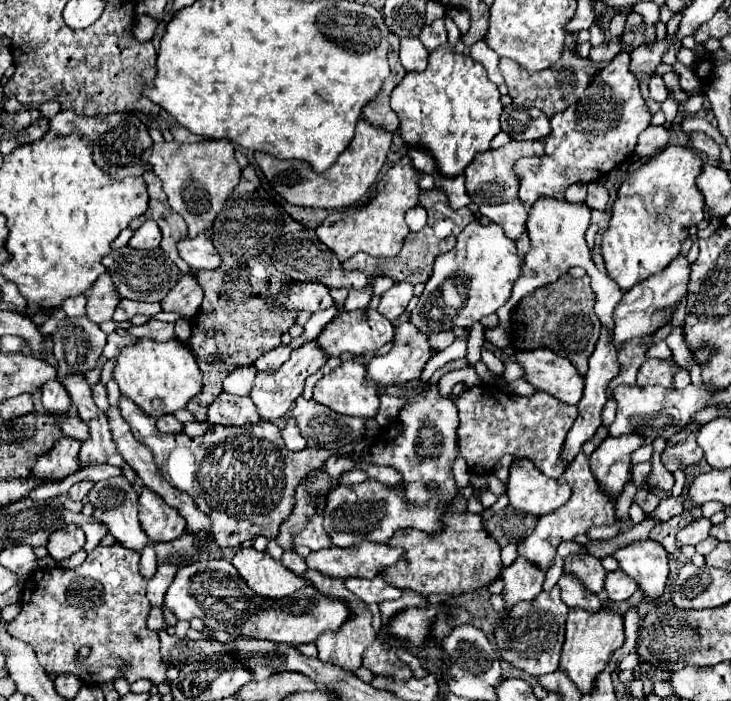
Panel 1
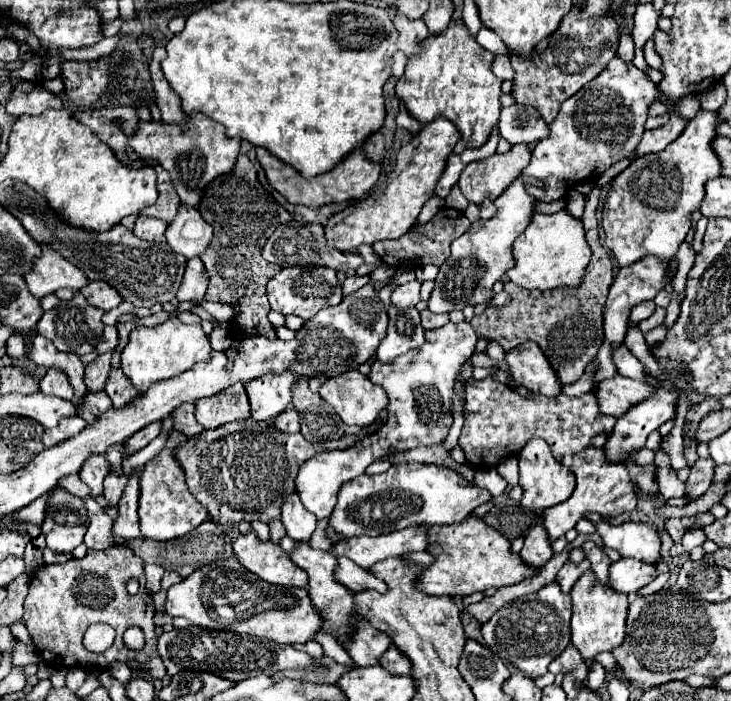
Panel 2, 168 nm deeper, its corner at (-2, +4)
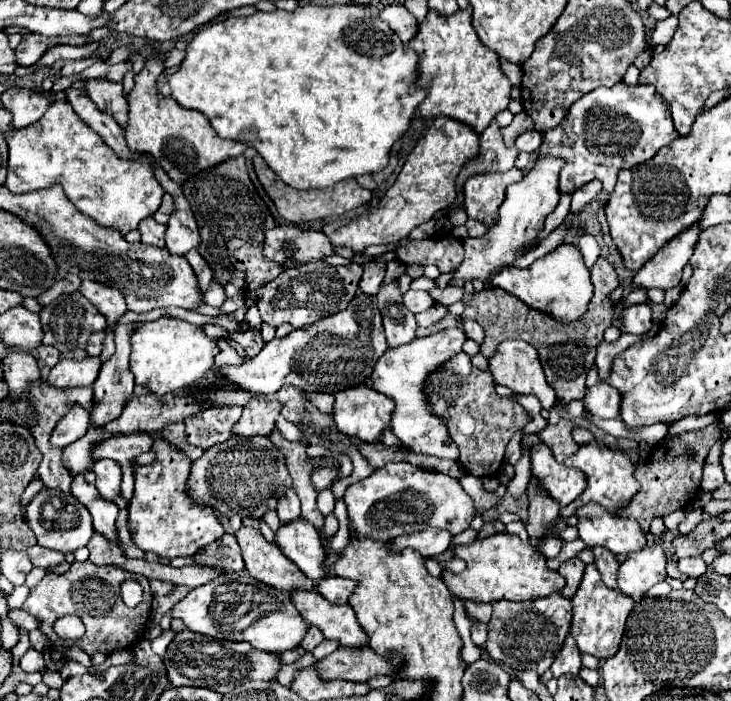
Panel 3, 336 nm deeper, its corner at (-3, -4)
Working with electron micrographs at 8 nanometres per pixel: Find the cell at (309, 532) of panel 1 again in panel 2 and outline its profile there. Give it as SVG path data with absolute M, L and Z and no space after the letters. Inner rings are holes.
M297 493L289 495L287 501L283 503L281 521L287 529L287 535L295 541L309 541L317 527L317 517L303 509L303 503L299 501Z

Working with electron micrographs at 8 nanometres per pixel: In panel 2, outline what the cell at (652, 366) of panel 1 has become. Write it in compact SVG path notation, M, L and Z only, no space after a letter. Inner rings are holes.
M621 345L621 347L615 351L613 361L615 361L617 371L619 371L621 375L625 375L625 377L631 377L631 379L637 379L637 381L645 381L645 379L649 377L647 371L645 371L645 367L643 367L643 363L641 363L625 345Z

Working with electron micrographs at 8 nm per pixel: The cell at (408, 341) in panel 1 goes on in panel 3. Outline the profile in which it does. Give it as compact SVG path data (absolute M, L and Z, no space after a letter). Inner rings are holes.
M394 279L390 283L382 283L376 299L378 299L378 309L382 313L382 323L384 323L388 345L398 347L398 345L412 341L416 337L414 333L416 333L418 325L414 321L414 313L408 311L402 301L402 291L398 289L398 279Z

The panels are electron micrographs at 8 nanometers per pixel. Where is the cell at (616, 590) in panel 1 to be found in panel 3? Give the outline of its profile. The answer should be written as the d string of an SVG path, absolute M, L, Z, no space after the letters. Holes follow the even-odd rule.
M658 543L628 555L620 565L618 589L630 597L644 595L652 585L666 579L666 553Z

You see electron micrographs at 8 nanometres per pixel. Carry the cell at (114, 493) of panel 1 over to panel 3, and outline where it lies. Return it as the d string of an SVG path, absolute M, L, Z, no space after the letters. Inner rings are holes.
M98 459L96 465L92 465L92 471L96 473L96 487L100 495L114 501L120 495L120 465L116 465L112 459Z

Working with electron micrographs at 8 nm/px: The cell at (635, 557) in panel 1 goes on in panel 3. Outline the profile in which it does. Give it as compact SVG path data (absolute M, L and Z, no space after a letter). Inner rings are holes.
M590 503L576 509L578 537L588 545L602 545L612 553L634 553L648 545L640 525L632 519L624 519L608 513L604 507Z

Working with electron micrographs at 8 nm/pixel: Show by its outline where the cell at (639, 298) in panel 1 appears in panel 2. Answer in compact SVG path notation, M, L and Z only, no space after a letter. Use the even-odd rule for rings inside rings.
M653 300L641 301L639 305L635 305L635 307L631 309L631 315L629 315L629 323L637 325L639 321L643 321L643 319L647 319L649 315L652 315L654 311L655 301Z

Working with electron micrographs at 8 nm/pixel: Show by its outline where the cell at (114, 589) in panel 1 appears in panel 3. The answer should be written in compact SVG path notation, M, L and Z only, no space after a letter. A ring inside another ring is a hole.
M74 561L64 575L46 575L36 587L32 587L22 609L42 621L40 629L50 637L52 643L78 645L88 655L94 655L98 651L110 655L118 649L132 647L134 641L138 641L138 635L134 635L134 629L136 629L136 633L144 629L144 625L150 617L150 603L152 603L152 593L150 593L148 579L134 575L130 571L124 571L116 565L102 565L100 567L100 565L94 565L92 561L84 561L84 563ZM126 579L138 581L144 589L142 603L136 605L134 609L126 607L120 597L120 585ZM64 615L78 615L82 619L82 623L86 627L86 635L82 639L68 641L68 639L60 639L54 633L54 621Z

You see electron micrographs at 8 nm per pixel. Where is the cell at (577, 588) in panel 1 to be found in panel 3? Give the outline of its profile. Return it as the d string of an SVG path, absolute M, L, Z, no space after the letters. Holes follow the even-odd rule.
M572 557L572 559L568 559L564 565L560 565L558 571L566 577L566 587L564 587L564 591L562 591L564 597L570 599L570 597L576 593L580 581L582 581L582 575L584 575L584 567L586 567L586 565L584 565L578 557Z

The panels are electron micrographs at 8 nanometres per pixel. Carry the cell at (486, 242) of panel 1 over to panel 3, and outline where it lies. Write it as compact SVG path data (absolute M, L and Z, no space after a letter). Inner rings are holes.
M538 157L532 163L532 169L524 175L522 181L512 183L506 189L506 199L500 207L498 223L486 231L484 237L468 237L464 239L464 261L460 263L454 279L450 281L452 287L464 287L466 277L488 277L492 271L510 265L514 259L520 257L518 249L530 245L534 237L542 231L544 219L556 209L560 191L558 191L558 173L564 165L564 159L556 157Z

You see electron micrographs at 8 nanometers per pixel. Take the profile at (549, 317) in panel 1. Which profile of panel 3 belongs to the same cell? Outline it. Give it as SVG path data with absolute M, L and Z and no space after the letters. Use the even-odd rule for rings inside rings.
M598 257L596 265L592 267L590 273L592 273L592 281L596 287L590 307L582 319L568 323L568 325L562 325L544 313L536 313L536 309L530 309L518 297L514 297L502 289L488 287L482 291L474 291L472 301L464 301L466 311L462 317L474 319L474 321L478 319L478 323L482 325L484 341L482 341L480 353L484 357L492 357L492 351L498 347L498 343L502 343L508 337L518 337L518 339L530 343L532 347L536 347L542 367L544 367L544 373L546 373L546 379L548 379L548 385L556 391L556 397L560 401L568 403L574 399L582 399L584 389L586 389L584 379L586 379L590 365L594 363L596 347L604 339L606 327L612 325L614 303L608 301L608 295L612 289L618 287L618 275L604 257Z

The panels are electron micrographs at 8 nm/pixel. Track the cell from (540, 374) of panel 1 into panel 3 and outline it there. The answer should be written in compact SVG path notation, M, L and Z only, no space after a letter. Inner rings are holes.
M504 339L496 353L488 359L488 371L492 373L492 379L496 385L506 385L510 389L514 389L516 393L522 393L522 395L534 395L538 397L538 401L542 403L544 409L552 409L554 401L556 401L556 393L554 389L546 383L544 379L544 371L542 371L542 365L540 365L540 359L538 359L538 353L532 345L520 341L520 339Z

